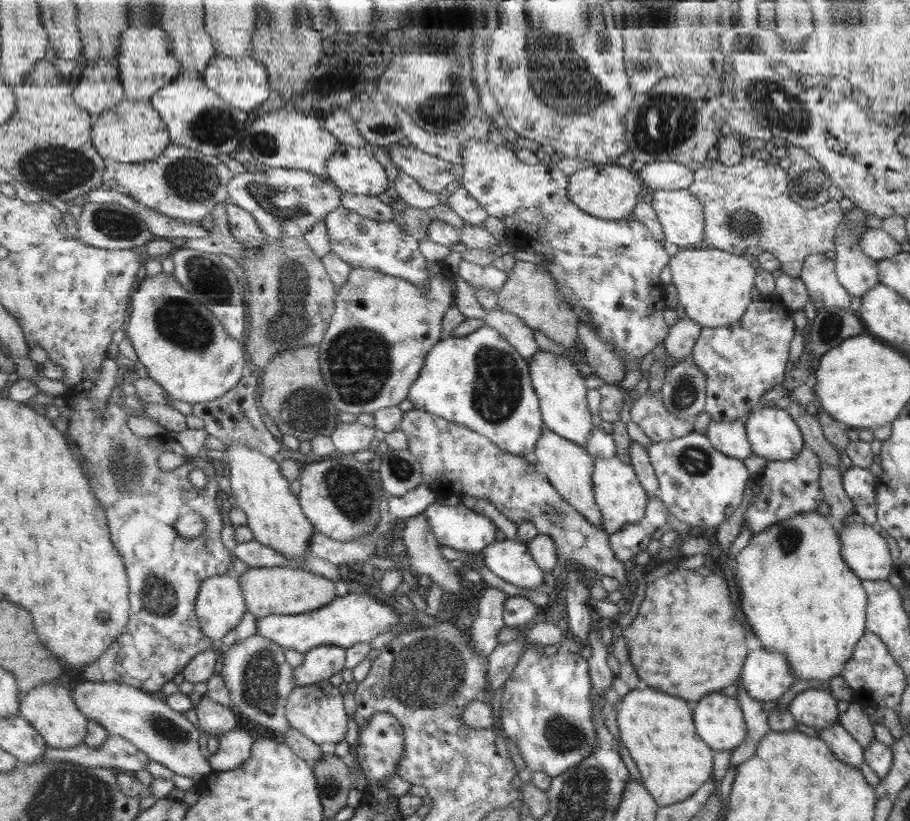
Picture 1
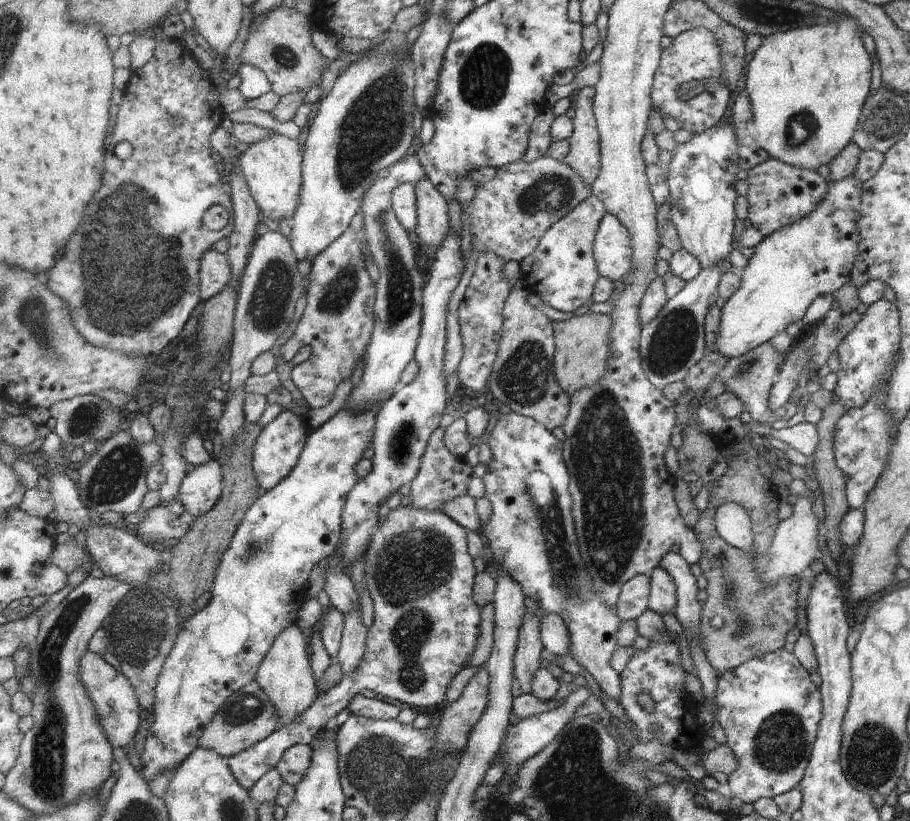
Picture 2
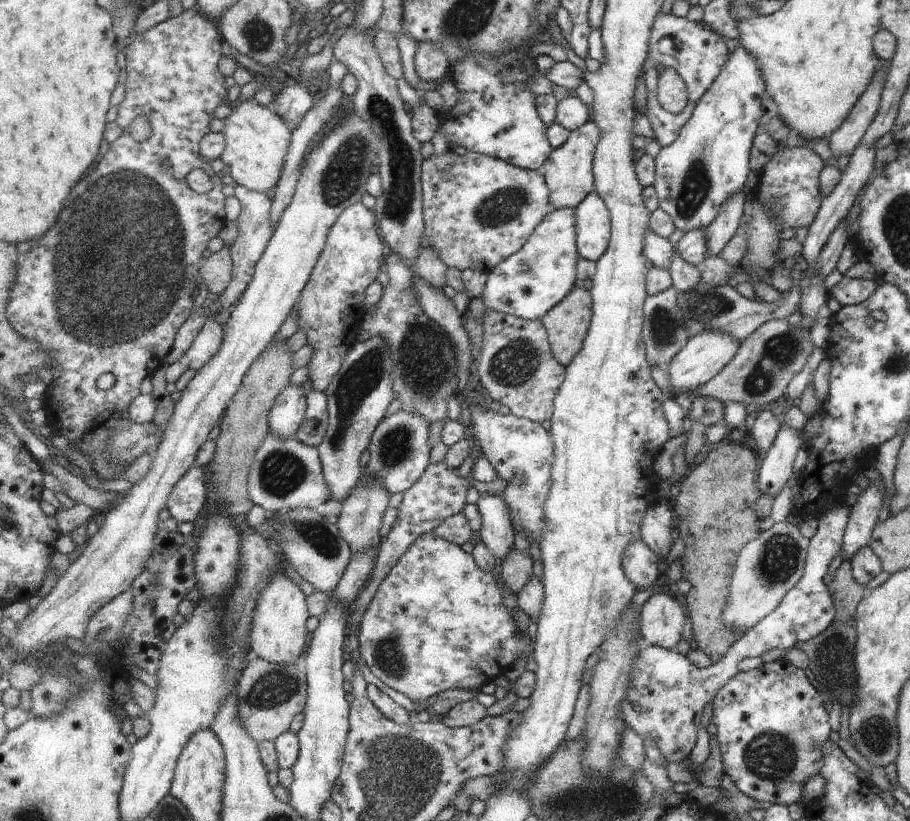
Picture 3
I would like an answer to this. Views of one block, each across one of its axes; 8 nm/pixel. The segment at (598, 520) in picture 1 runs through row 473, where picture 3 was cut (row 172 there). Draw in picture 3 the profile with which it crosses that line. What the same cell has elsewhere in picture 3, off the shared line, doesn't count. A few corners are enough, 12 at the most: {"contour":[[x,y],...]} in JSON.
{"contour":[[591,120],[538,171],[553,209],[576,209],[596,190],[601,128]]}

